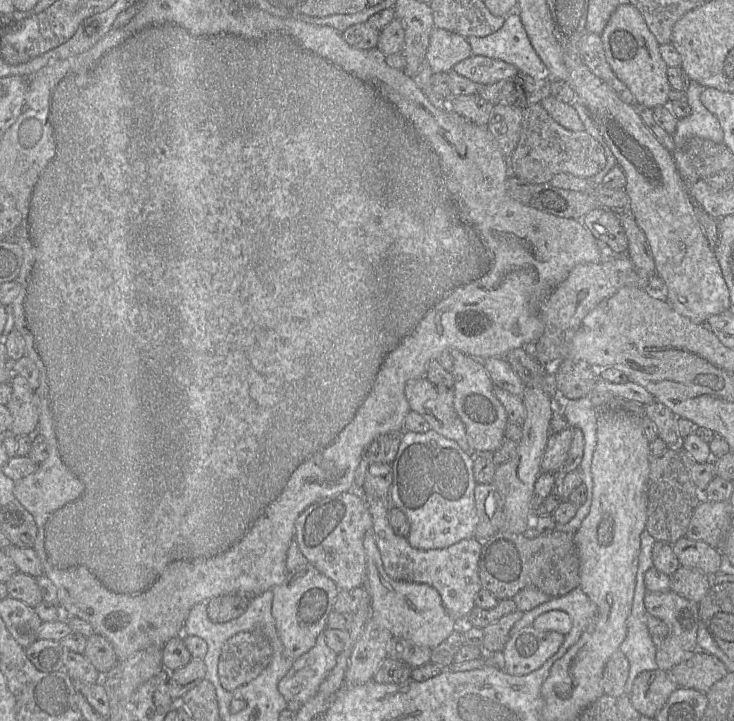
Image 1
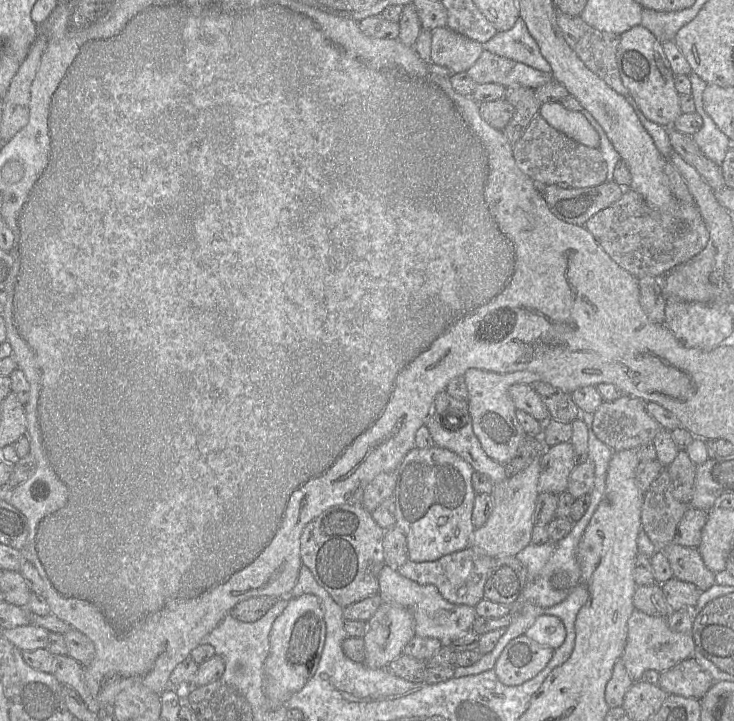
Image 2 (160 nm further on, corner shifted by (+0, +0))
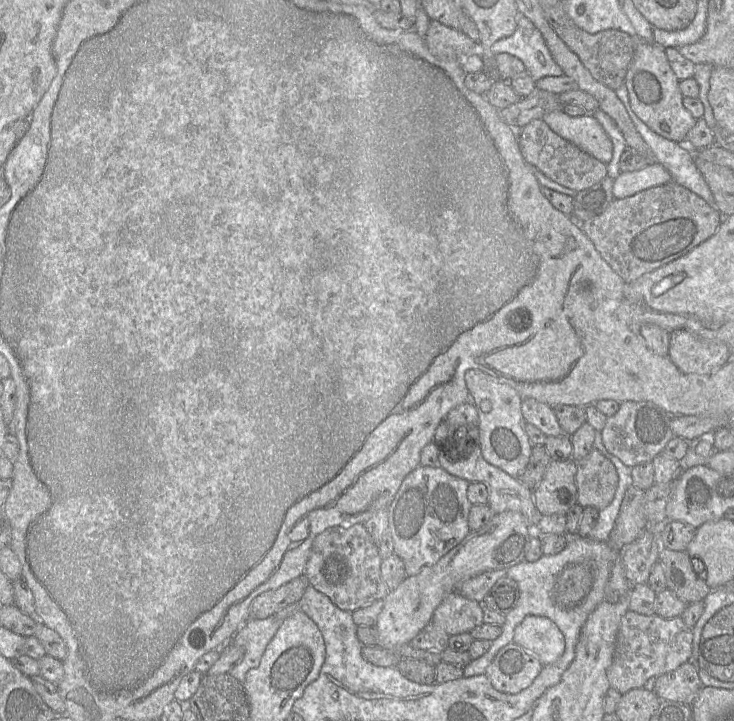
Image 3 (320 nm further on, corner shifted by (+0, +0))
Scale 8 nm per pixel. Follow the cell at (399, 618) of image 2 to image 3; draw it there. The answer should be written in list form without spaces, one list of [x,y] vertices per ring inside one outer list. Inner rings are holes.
[[[516,511],[494,514],[488,524],[470,533],[437,563],[424,567],[413,576],[407,576],[399,586],[389,591],[378,615],[375,628],[378,646],[395,651],[410,641],[432,620],[435,609],[463,581],[484,572],[509,569],[523,561],[532,536],[525,517]]]

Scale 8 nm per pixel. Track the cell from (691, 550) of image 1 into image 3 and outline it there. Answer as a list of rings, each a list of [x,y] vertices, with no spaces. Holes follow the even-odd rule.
[[[662,547],[659,561],[664,568],[666,587],[686,604],[703,601],[710,593],[706,582],[695,573],[686,550],[674,551]]]

